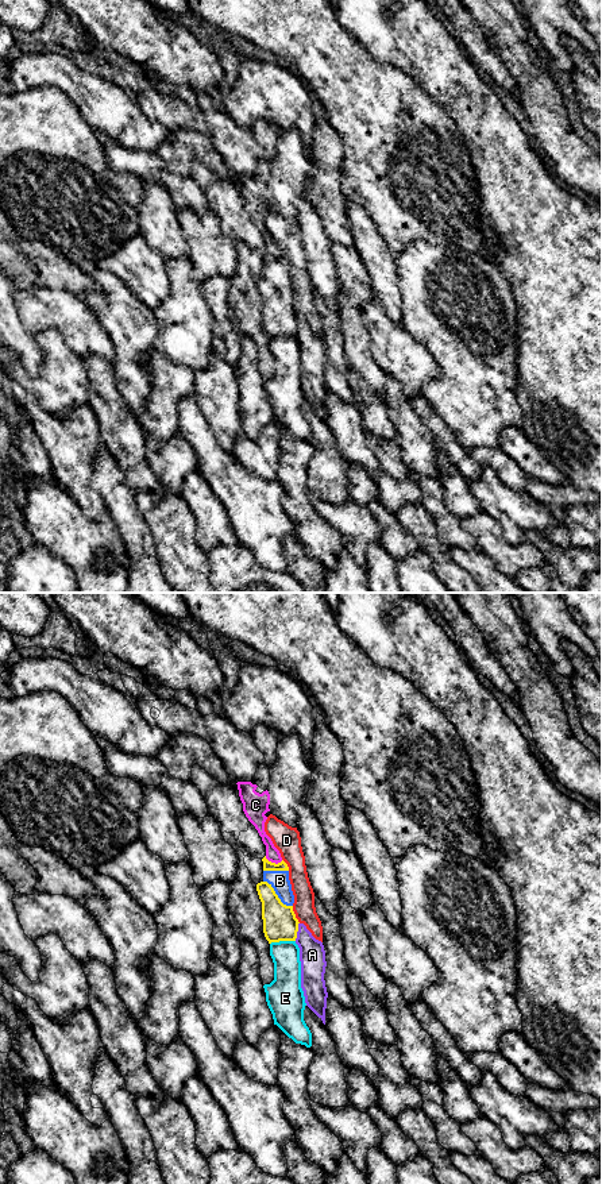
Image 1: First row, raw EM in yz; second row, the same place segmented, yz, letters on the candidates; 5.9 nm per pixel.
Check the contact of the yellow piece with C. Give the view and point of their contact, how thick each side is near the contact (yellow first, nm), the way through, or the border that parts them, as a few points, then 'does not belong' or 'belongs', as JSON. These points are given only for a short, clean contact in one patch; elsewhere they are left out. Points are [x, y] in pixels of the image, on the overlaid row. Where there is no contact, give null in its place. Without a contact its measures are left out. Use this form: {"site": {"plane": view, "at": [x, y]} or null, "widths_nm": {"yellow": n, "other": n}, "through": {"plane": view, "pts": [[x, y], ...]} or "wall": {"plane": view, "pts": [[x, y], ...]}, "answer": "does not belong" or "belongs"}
{"site": {"plane": "yz", "at": [274, 863]}, "widths_nm": {"yellow": 60, "other": 90}, "wall": {"plane": "yz", "pts": [[265, 856], [276, 863], [282, 860]]}, "answer": "does not belong"}

